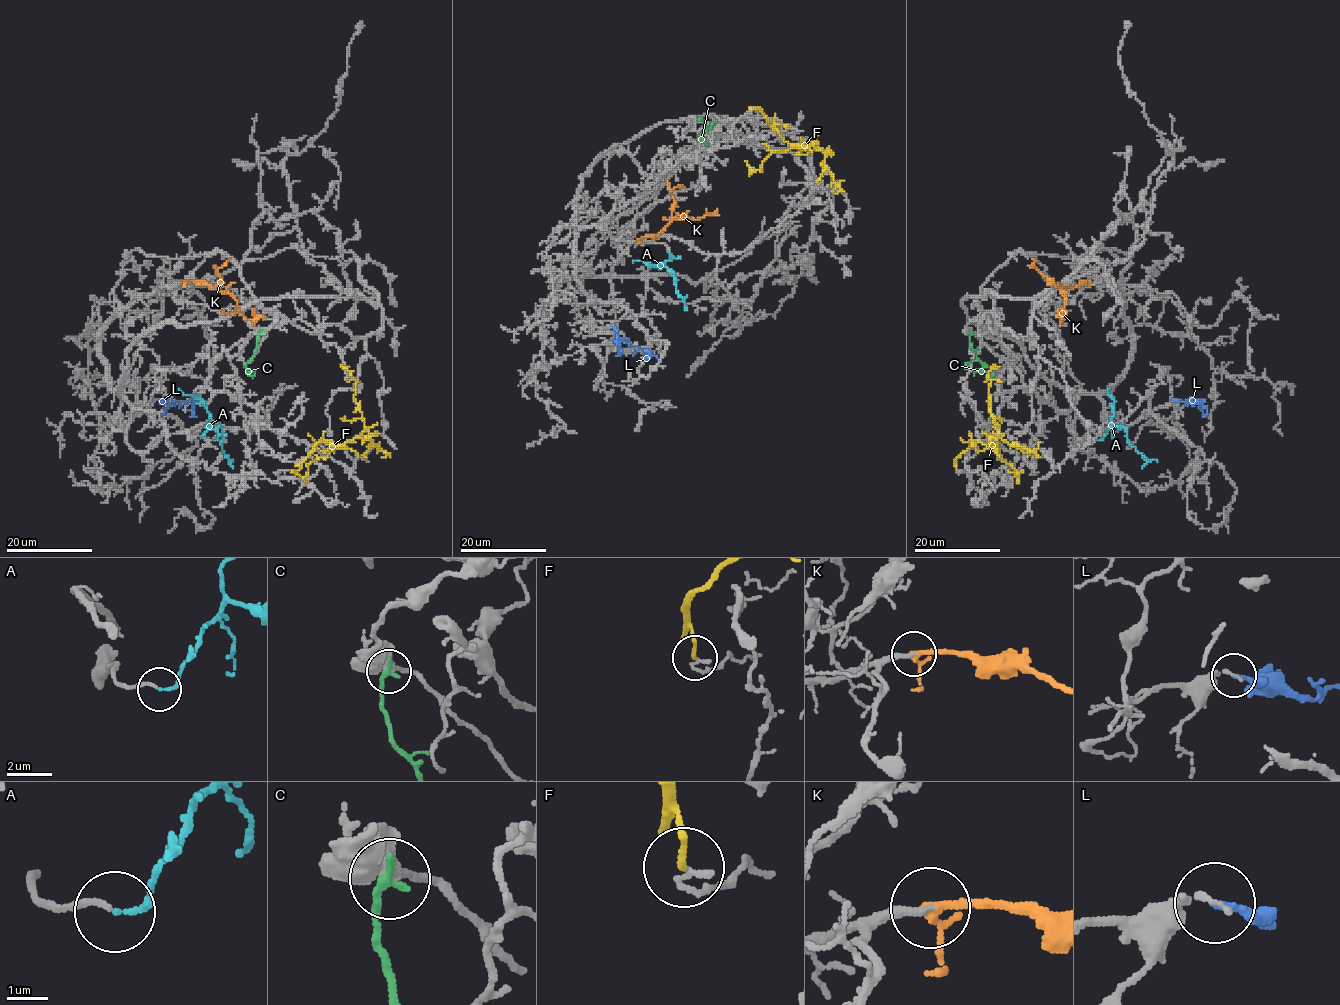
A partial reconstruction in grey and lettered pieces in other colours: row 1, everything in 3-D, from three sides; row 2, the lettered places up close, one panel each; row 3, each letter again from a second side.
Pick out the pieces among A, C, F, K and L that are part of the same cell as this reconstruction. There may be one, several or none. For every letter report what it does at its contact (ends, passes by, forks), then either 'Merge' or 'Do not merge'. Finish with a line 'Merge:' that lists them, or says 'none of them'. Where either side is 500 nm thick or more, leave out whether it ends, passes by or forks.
A: It ends there. Merge
C: It ends there. Do not merge
F: It ends there. Do not merge
K: It passes by. Do not merge
L: It ends there. Do not merge
Merge: A

